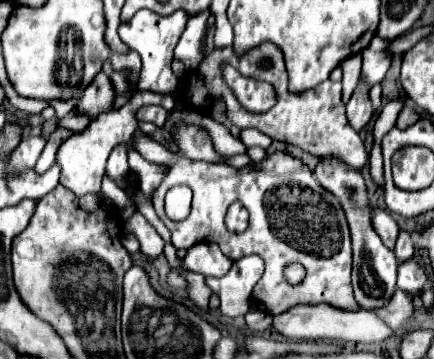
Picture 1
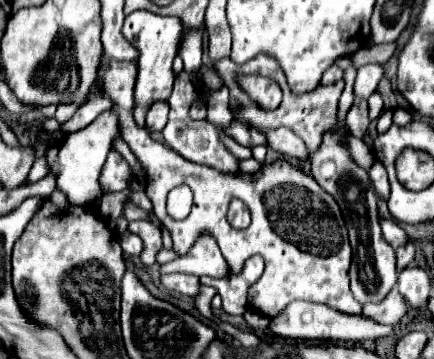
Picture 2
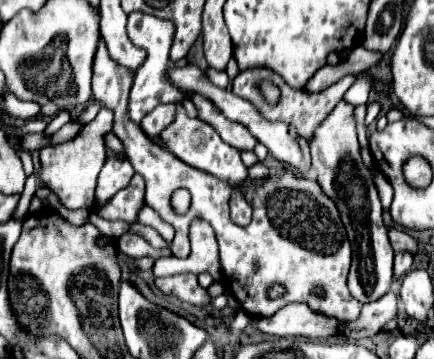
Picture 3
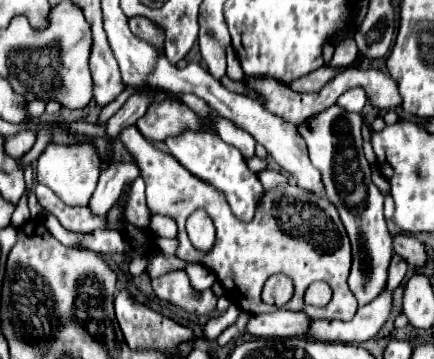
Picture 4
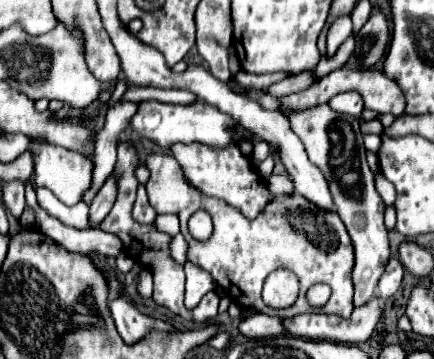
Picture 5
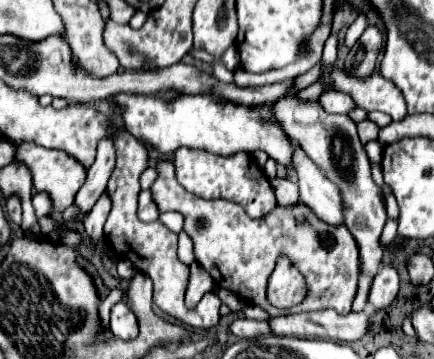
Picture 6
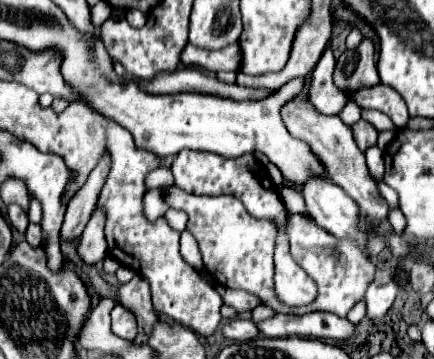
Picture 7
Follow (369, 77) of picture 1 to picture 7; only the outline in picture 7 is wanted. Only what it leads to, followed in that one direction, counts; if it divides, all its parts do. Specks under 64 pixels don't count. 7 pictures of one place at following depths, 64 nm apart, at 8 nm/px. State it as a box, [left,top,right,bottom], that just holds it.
[308,47,348,114]

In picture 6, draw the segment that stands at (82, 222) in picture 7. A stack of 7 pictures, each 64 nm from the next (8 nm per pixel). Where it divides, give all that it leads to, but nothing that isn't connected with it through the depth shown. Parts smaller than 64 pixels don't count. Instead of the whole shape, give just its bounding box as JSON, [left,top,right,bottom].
[74,138,114,216]

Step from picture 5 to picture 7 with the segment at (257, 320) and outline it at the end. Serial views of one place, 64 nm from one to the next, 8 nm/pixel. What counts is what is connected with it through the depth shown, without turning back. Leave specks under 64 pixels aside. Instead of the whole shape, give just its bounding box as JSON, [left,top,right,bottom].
[222,318,258,342]

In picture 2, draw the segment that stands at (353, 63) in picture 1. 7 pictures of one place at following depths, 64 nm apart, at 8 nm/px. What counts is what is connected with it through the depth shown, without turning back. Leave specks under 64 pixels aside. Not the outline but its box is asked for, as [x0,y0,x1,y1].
[310,56,396,304]

